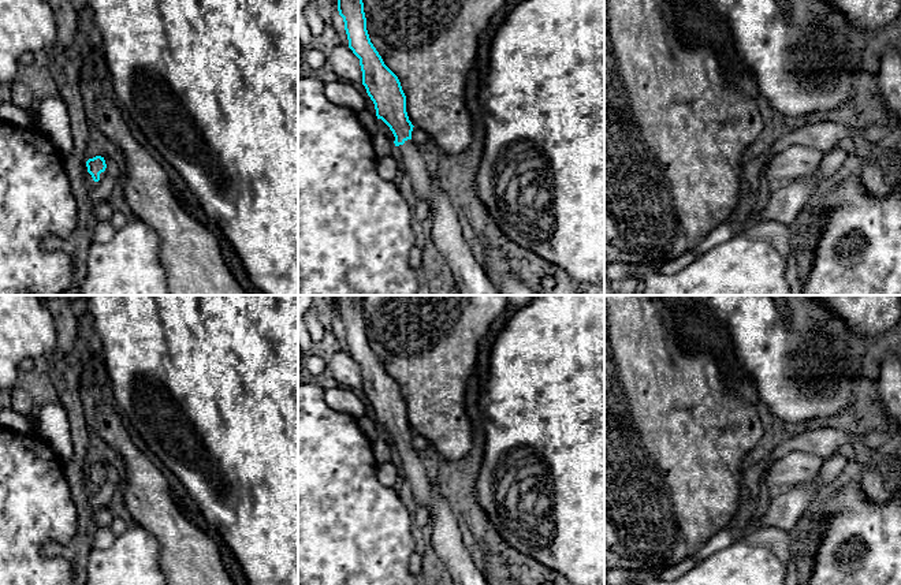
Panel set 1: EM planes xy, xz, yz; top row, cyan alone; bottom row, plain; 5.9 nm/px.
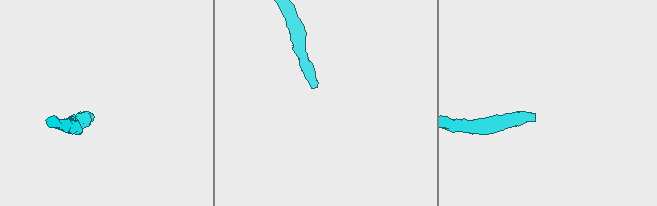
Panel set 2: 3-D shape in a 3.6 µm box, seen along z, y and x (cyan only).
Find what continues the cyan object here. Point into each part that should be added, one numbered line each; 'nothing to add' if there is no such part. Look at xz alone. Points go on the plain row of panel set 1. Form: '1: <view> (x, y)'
1: xz (454, 556)

